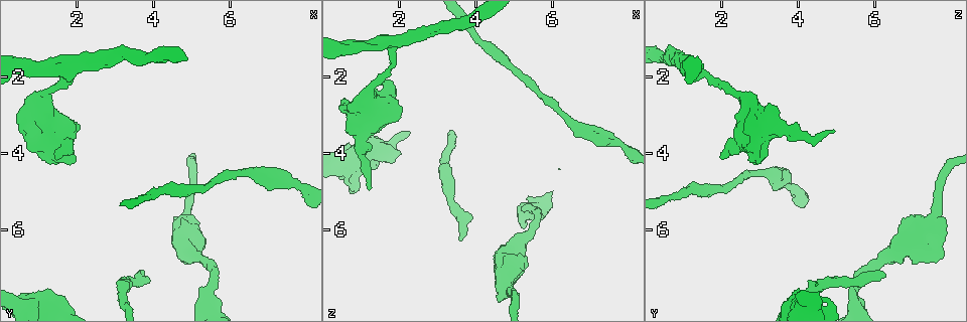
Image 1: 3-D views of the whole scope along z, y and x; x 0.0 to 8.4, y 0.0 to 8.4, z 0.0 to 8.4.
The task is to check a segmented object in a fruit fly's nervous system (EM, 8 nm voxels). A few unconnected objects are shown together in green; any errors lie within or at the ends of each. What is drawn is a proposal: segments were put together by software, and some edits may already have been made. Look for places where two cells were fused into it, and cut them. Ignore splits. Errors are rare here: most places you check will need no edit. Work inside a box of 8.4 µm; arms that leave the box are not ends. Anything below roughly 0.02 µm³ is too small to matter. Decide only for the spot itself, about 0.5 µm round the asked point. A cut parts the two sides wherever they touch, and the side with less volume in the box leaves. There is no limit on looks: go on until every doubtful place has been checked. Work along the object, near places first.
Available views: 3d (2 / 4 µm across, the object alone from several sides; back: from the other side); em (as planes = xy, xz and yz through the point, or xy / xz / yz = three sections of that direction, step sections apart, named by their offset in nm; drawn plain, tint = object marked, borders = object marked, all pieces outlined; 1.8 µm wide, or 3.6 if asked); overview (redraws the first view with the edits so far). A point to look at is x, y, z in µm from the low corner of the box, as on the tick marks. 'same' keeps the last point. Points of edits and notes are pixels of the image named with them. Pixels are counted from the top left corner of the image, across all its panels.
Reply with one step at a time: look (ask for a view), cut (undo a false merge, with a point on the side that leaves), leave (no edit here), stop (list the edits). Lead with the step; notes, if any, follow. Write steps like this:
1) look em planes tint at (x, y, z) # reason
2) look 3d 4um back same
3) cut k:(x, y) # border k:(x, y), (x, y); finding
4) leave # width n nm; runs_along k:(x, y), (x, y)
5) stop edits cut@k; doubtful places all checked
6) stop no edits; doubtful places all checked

look em 3.6um xy step 8 tint at (4.85, 6.40, 6.85) # thick turns thin

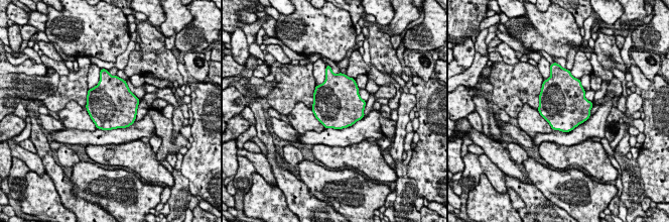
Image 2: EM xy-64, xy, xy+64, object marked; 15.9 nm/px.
leave # one cell here

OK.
look 3d 4um at (4.85, 5.60, 7.55) # sudden change in width

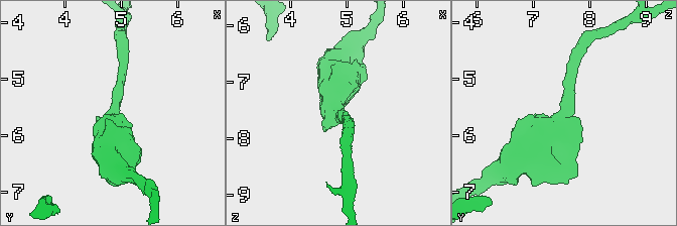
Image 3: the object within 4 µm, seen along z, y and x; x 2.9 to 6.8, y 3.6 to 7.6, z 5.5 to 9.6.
look em 3.6um xy step 16 tint at (4.90, 5.60, 7.55) # arm_widths 190, 700 nm; shape alone is not enough

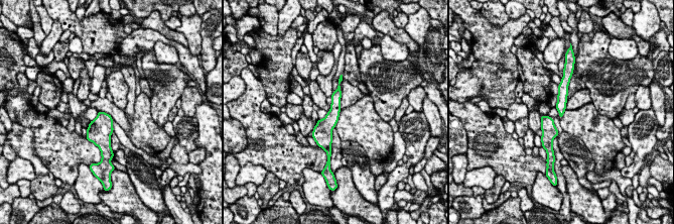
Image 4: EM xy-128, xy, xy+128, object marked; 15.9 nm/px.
leave # runs_along 4:(339, 92), (328, 122), (329, 140); one cell here

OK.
look 3d 4um at (1.25, 7.95, 3.95) # calibre changes

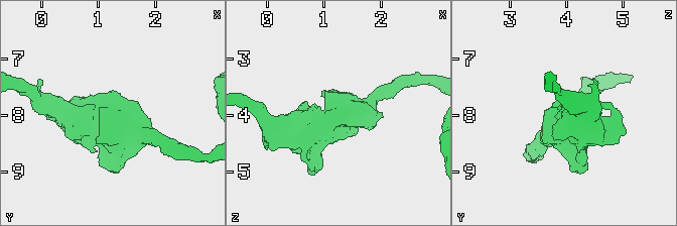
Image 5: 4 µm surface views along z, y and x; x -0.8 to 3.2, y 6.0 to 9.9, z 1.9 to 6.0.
look em xz step 16 tint at (1.25, 7.95, 3.95) # arms 3; arm_widths 360, 360, 400 nm; now the EM

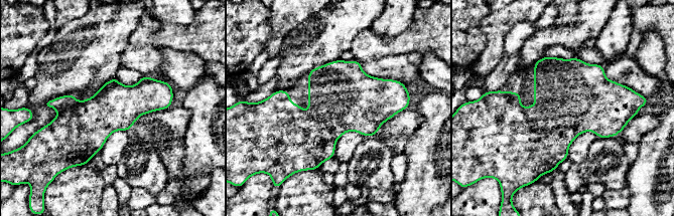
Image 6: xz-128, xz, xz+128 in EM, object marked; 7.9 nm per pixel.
look em planes borders same

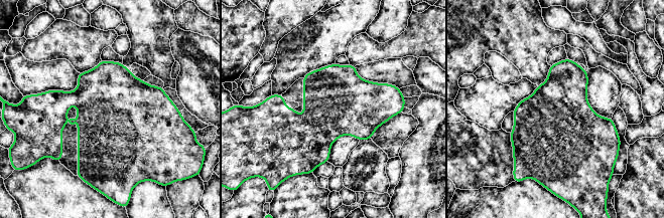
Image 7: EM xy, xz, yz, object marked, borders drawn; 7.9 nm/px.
leave # one cell here

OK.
look em yz step 16 tint at (1.80, 1.95, 1.15) # three-way junction

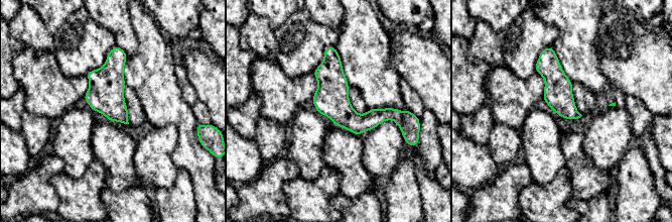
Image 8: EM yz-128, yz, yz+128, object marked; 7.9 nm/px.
look em planes tint same # another direction

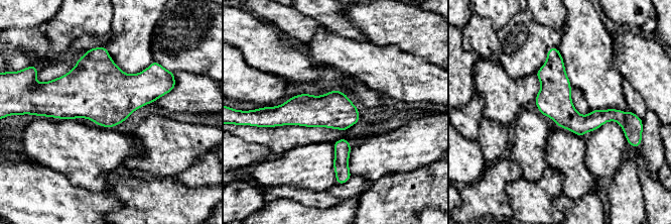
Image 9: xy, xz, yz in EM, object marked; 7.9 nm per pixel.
leave # width 280 nm; runs_along 9:(556, 51), (556, 98), (577, 119), (621, 121); one cell here

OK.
stop no edits; doubtful places all checked

